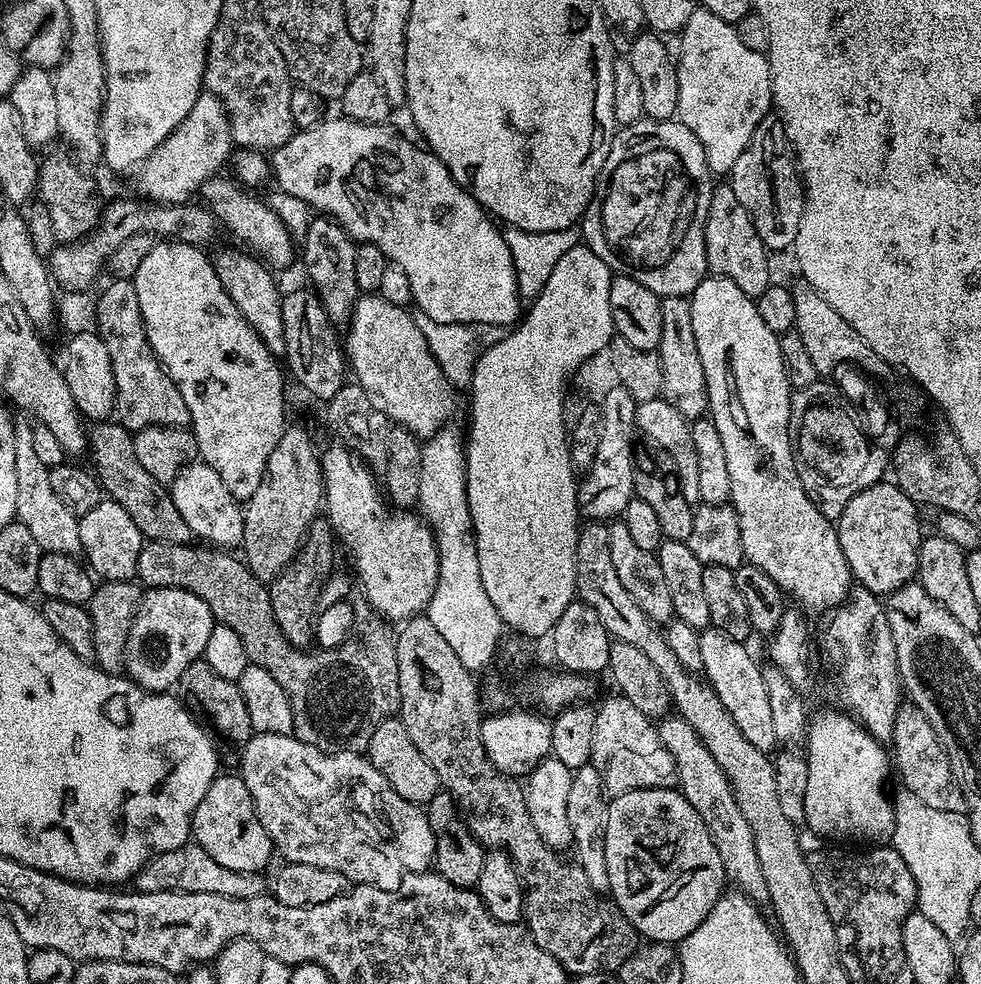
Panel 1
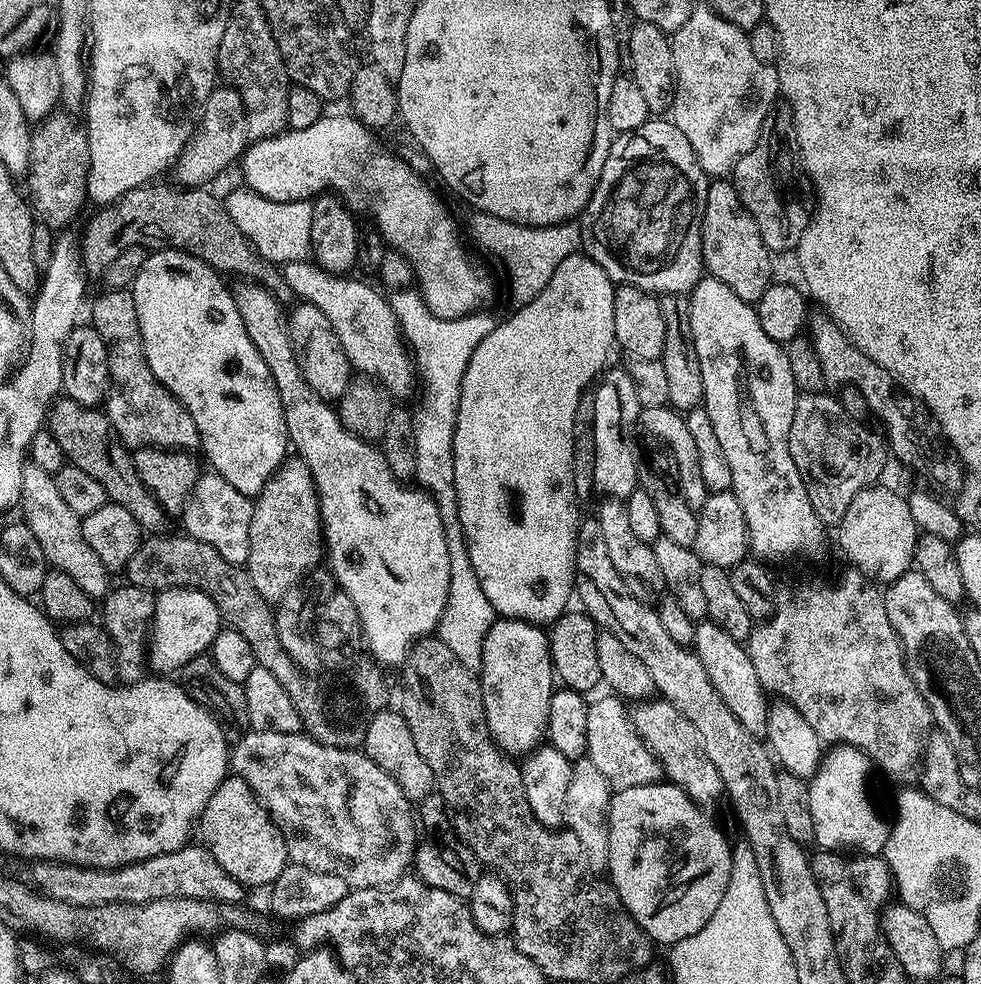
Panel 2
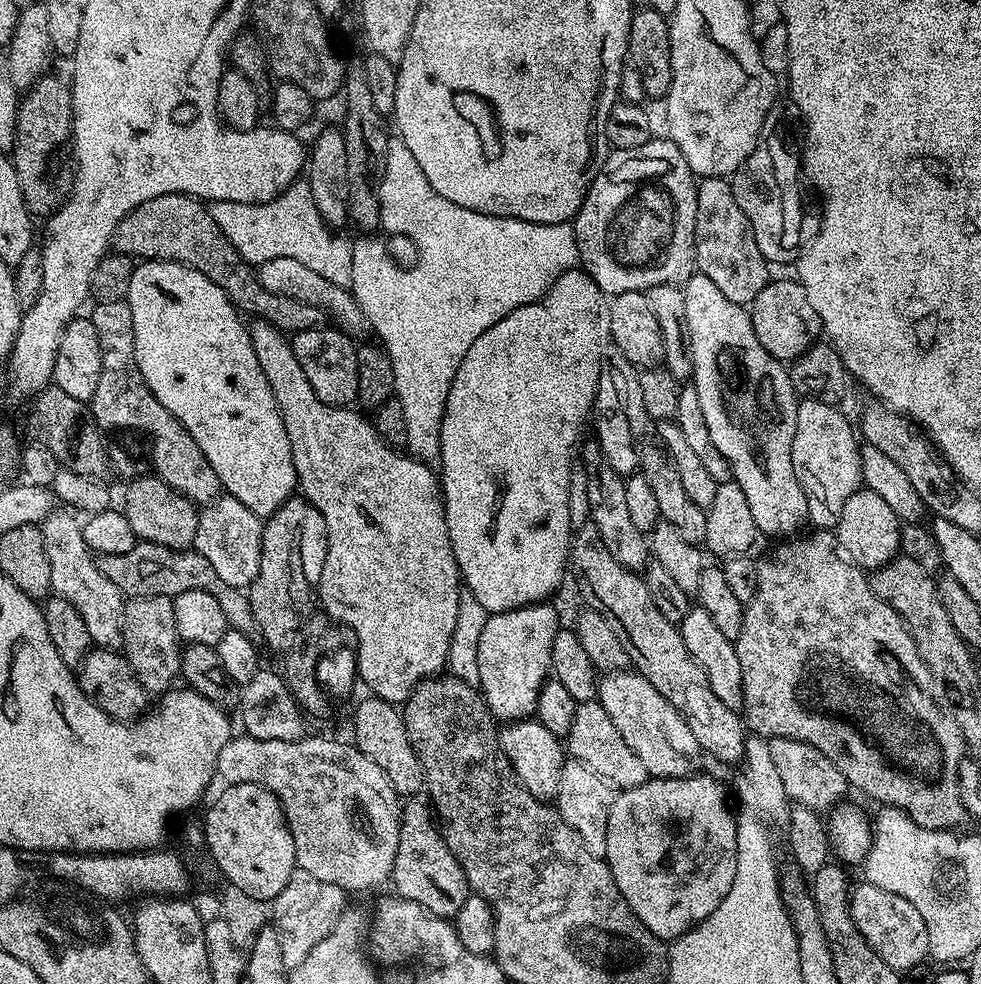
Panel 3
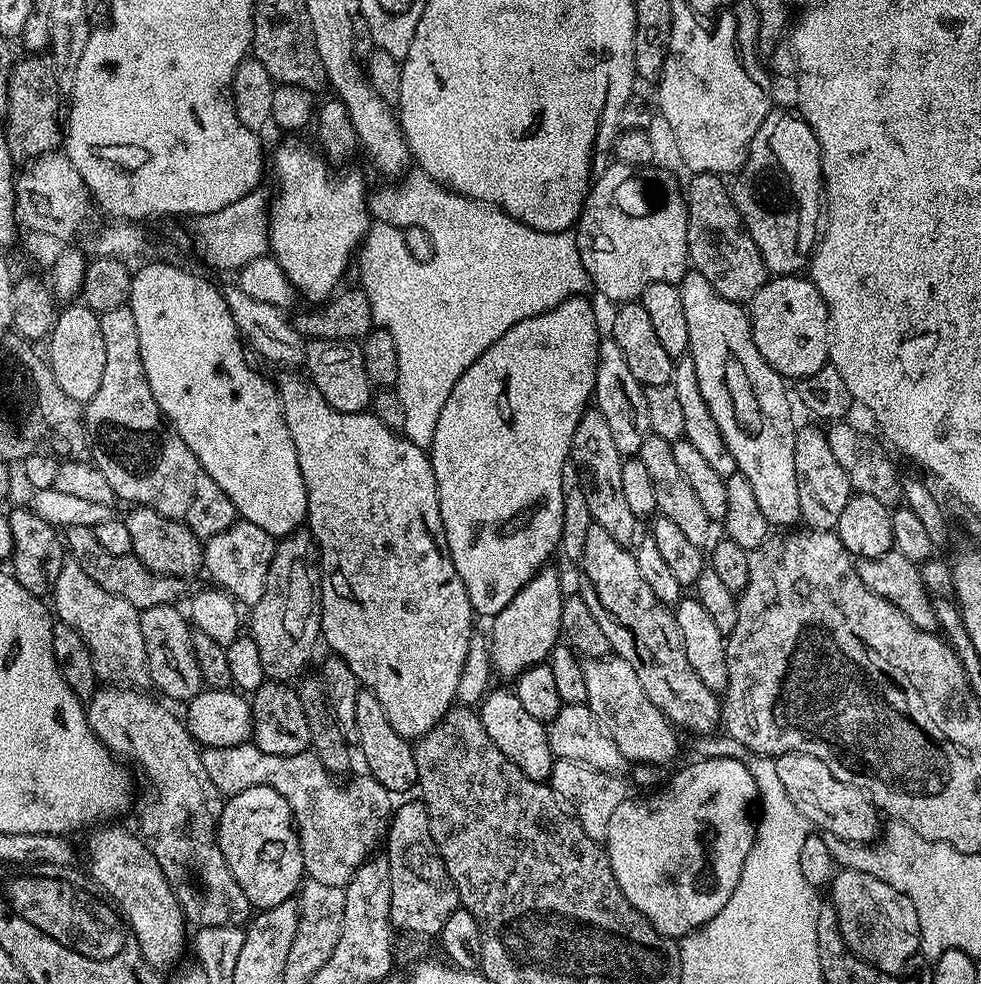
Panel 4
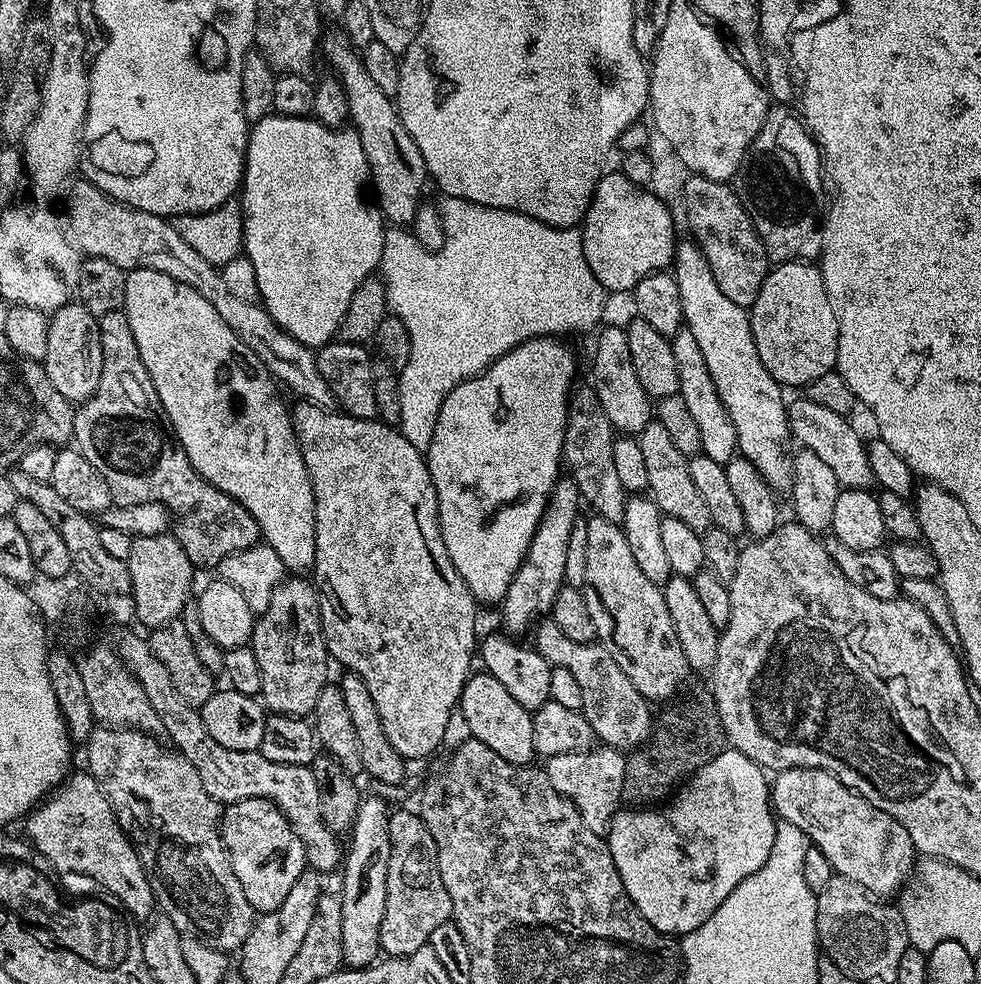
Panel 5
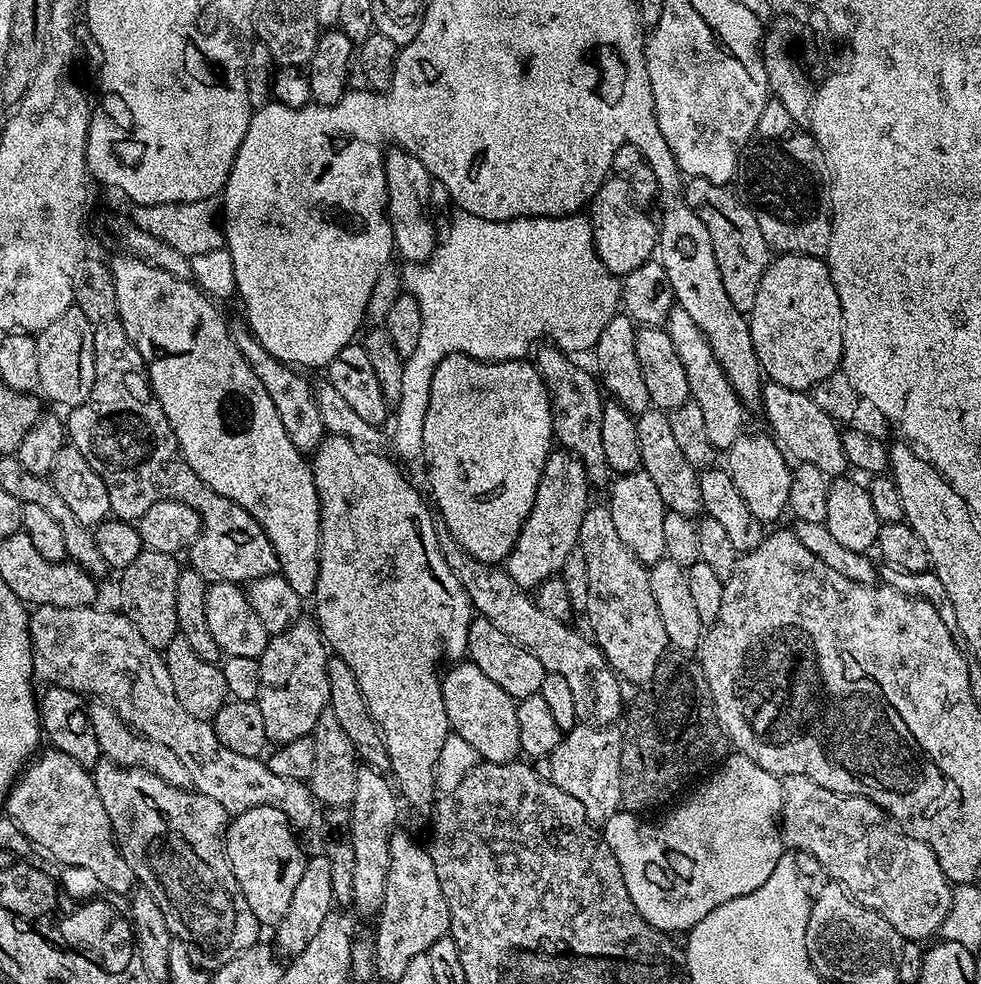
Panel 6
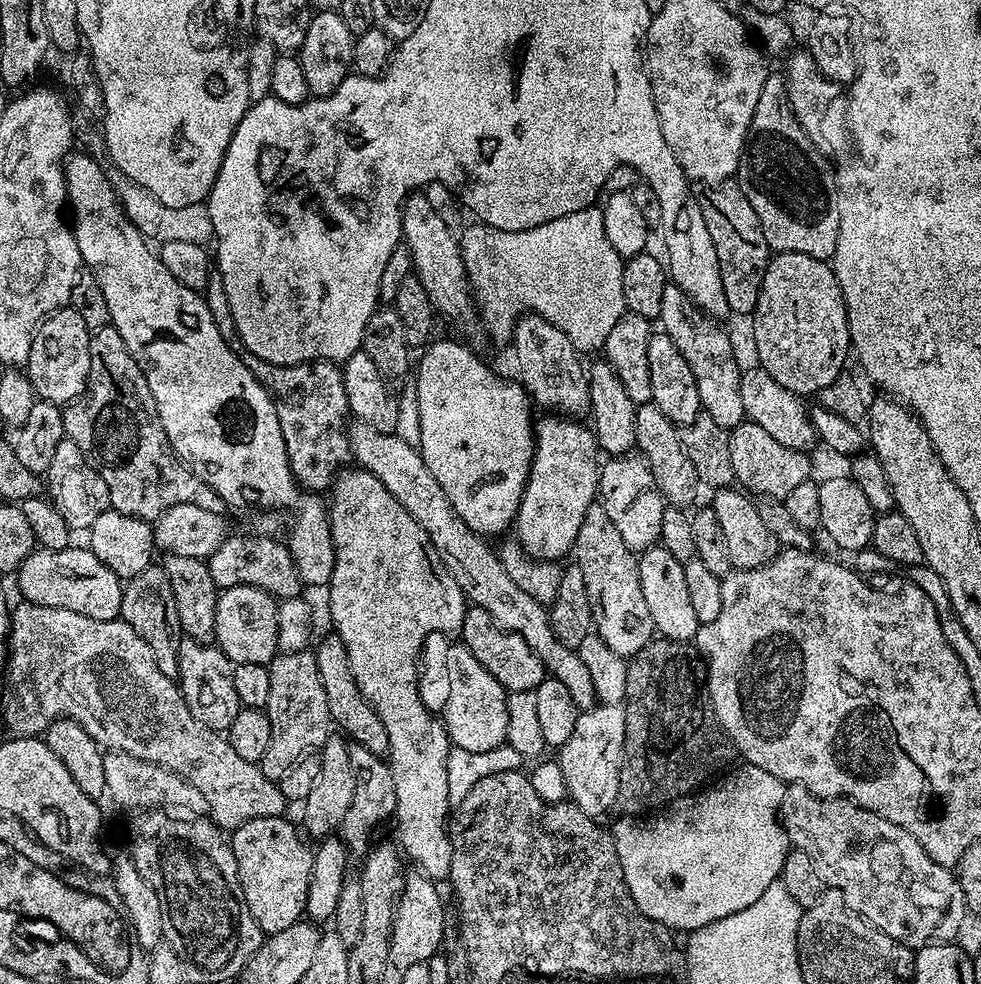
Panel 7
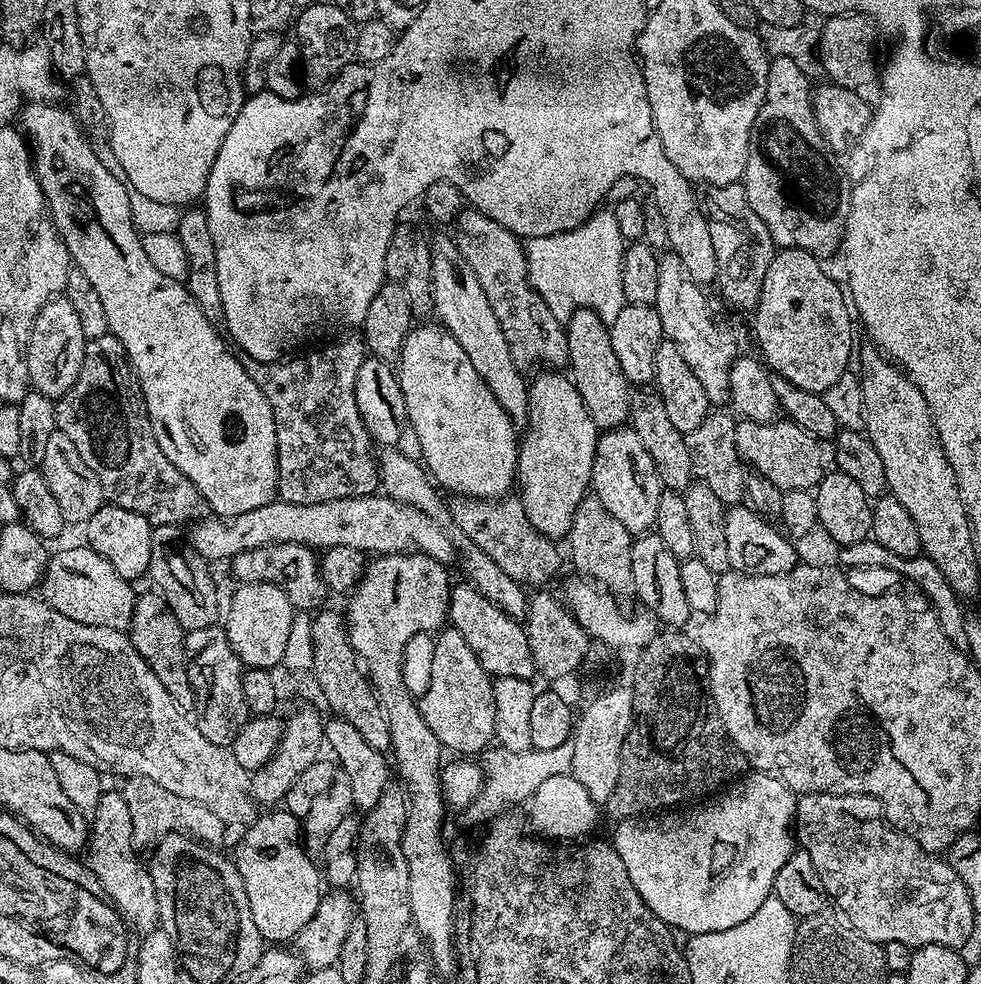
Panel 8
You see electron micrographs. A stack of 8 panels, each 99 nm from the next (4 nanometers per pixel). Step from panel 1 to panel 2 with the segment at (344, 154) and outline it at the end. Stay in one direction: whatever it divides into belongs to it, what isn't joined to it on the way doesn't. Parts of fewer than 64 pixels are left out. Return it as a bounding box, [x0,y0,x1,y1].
[238,114,492,319]

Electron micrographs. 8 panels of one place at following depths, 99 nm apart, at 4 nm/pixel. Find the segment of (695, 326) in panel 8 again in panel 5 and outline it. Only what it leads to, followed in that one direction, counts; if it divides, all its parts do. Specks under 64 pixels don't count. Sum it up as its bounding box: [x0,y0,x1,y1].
[671,326,738,465]

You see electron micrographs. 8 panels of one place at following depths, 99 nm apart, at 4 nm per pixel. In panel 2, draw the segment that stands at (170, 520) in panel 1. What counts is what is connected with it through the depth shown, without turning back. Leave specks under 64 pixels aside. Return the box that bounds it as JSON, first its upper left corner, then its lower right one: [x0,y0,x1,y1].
[46,398,166,534]

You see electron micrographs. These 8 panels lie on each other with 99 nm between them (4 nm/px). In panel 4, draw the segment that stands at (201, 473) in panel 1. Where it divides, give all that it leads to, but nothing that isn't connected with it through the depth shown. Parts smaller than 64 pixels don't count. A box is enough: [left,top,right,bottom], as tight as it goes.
[203,519,277,606]

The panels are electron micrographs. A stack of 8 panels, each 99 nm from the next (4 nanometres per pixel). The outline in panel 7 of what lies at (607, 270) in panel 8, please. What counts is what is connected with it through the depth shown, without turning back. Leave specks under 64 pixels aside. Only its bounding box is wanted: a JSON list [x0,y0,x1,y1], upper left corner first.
[459,207,626,353]

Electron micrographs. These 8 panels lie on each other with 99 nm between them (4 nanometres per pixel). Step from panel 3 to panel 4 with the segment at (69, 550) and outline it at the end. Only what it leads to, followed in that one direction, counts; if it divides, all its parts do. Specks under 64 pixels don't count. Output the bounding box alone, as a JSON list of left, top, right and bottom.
[50,558,149,690]

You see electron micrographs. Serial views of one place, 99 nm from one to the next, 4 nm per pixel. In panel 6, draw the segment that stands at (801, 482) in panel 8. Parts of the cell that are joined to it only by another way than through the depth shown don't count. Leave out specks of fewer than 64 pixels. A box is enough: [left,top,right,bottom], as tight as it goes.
[726,434,794,526]

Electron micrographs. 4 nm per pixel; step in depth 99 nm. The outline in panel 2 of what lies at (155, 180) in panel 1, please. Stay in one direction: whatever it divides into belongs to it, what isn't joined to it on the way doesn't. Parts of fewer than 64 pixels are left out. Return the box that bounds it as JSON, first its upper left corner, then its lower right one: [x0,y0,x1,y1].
[178,86,250,186]

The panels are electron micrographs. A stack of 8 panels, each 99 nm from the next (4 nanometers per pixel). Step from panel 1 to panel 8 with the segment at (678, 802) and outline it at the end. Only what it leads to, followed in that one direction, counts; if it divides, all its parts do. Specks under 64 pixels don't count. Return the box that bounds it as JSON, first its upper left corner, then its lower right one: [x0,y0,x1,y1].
[610,770,797,934]

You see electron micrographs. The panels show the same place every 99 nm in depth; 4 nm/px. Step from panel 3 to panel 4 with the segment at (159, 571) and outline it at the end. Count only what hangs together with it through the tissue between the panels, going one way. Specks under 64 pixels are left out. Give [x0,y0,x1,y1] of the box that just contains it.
[62,526,185,610]

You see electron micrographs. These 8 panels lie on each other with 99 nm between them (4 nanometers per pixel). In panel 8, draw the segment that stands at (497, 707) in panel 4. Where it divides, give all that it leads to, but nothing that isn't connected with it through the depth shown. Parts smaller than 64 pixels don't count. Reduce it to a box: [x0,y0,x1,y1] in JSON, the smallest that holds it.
[419,626,496,754]

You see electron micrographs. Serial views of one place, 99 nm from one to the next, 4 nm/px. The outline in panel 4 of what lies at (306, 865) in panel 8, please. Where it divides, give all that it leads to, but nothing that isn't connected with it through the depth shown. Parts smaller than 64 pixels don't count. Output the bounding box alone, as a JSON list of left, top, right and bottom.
[216,784,306,909]

